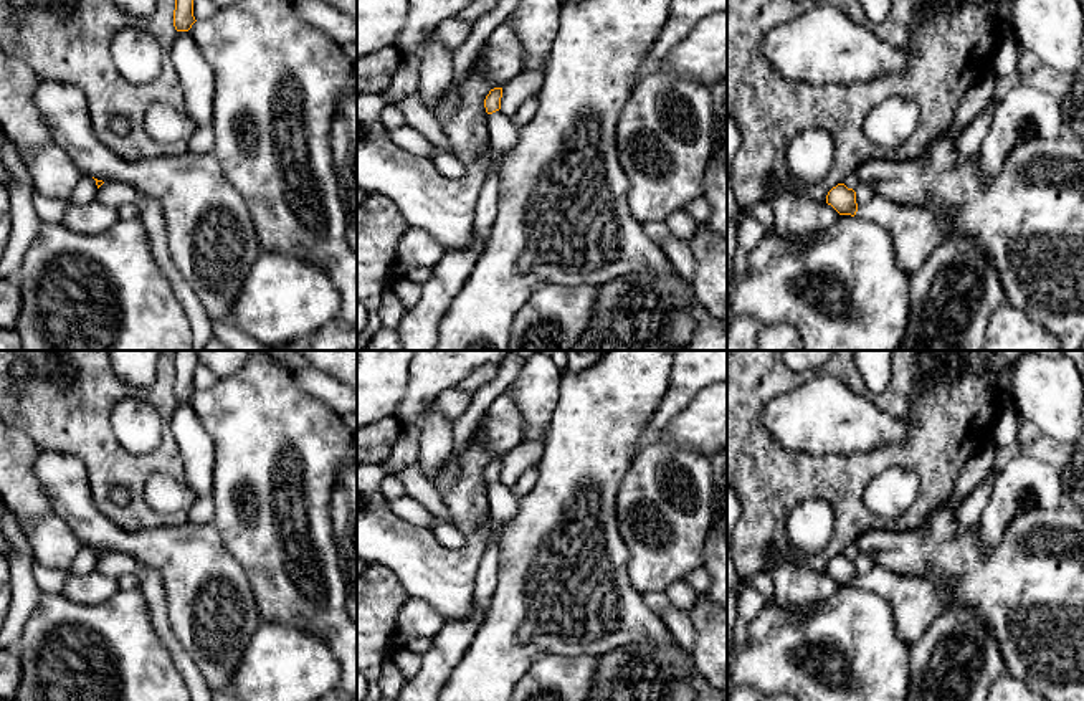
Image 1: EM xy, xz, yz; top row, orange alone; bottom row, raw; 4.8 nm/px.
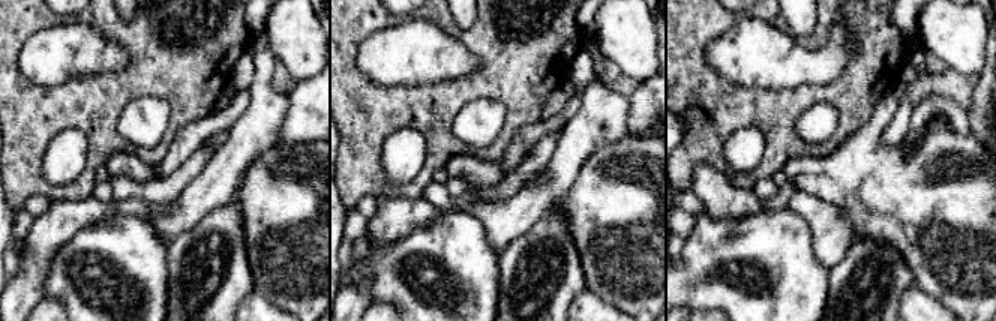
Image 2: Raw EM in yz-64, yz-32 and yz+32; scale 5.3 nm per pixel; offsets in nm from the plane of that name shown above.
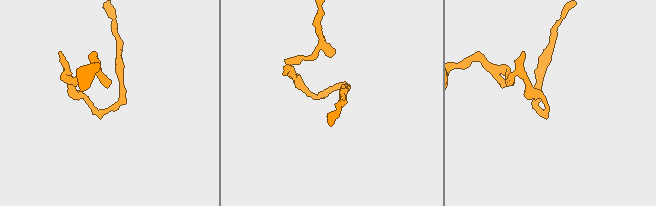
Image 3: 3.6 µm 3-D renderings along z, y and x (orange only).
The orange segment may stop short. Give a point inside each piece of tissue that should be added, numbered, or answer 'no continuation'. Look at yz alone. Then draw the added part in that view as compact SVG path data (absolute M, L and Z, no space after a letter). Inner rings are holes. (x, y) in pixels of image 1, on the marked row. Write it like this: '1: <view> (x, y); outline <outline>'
1: yz (916, 232); outline M879 195L859 205L856 217L889 231L896 261L910 278L922 268L932 250L947 238L953 225L950 218L930 207L901 207Z

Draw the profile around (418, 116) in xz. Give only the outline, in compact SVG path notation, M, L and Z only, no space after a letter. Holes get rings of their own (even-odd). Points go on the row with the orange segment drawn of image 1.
M418 96L397 101L395 106L405 114L406 124L431 141L440 152L451 150L441 124Z

